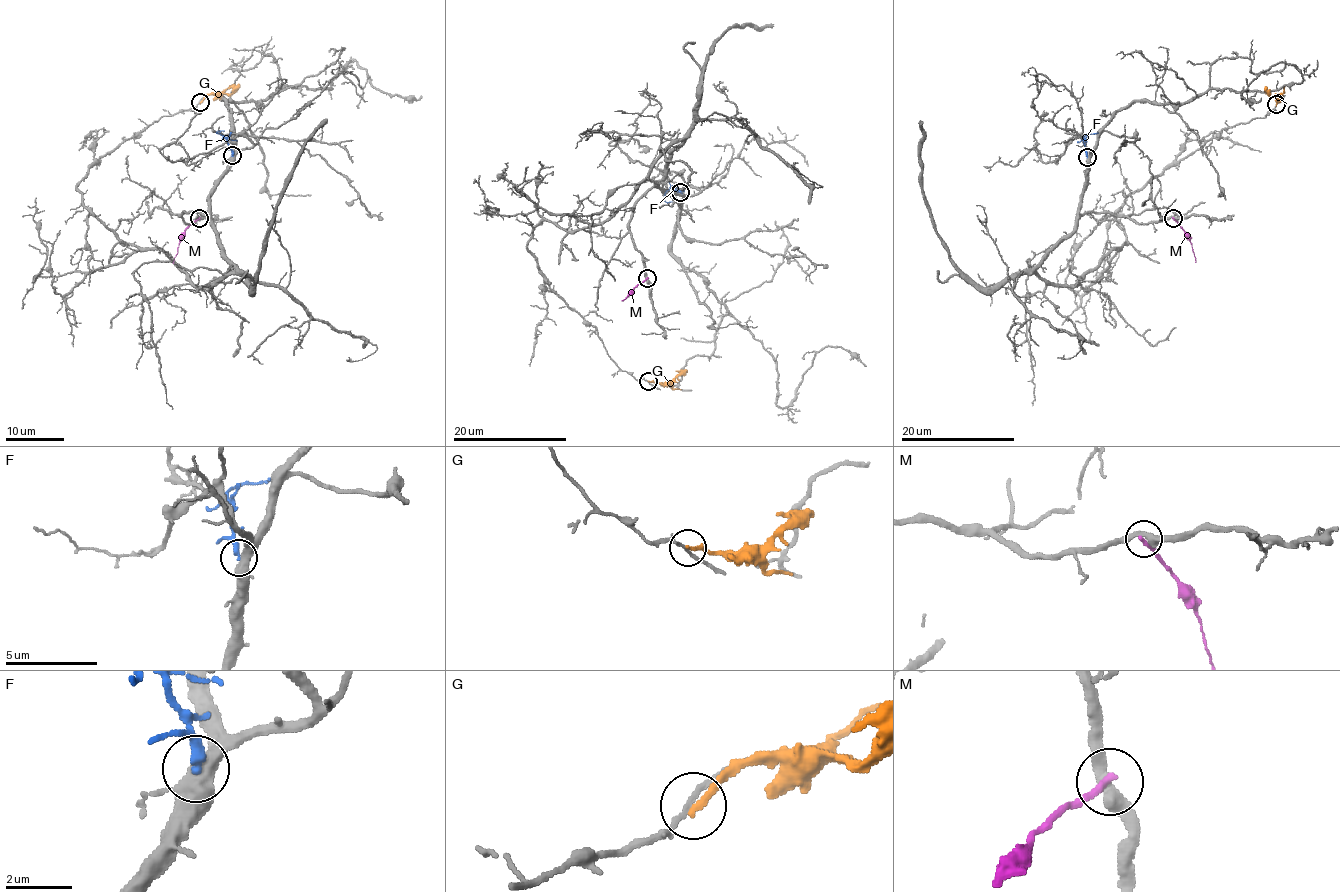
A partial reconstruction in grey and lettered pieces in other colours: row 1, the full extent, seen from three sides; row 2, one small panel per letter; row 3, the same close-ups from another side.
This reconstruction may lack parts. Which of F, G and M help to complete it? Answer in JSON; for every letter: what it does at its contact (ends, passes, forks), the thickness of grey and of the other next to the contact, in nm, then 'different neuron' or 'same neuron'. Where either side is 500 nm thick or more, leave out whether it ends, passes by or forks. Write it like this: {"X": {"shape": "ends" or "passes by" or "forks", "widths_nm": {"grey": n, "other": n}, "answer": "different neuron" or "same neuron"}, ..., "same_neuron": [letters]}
{"F": {"shape": "ends", "widths_nm": {"grey": 460, "other": 300}, "answer": "different neuron"}, "G": {"shape": "ends", "widths_nm": {"grey": 160, "other": 220}, "answer": "different neuron"}, "M": {"shape": "ends", "widths_nm": {"grey": 400, "other": 240}, "answer": "different neuron"}, "same_neuron": []}

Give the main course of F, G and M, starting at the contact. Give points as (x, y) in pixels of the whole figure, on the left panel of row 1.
F: (232, 156), (231, 146), (216, 132), (224, 131)
G: (200, 102), (209, 95), (231, 93), (238, 83)
M: (199, 218), (184, 231), (173, 263)

